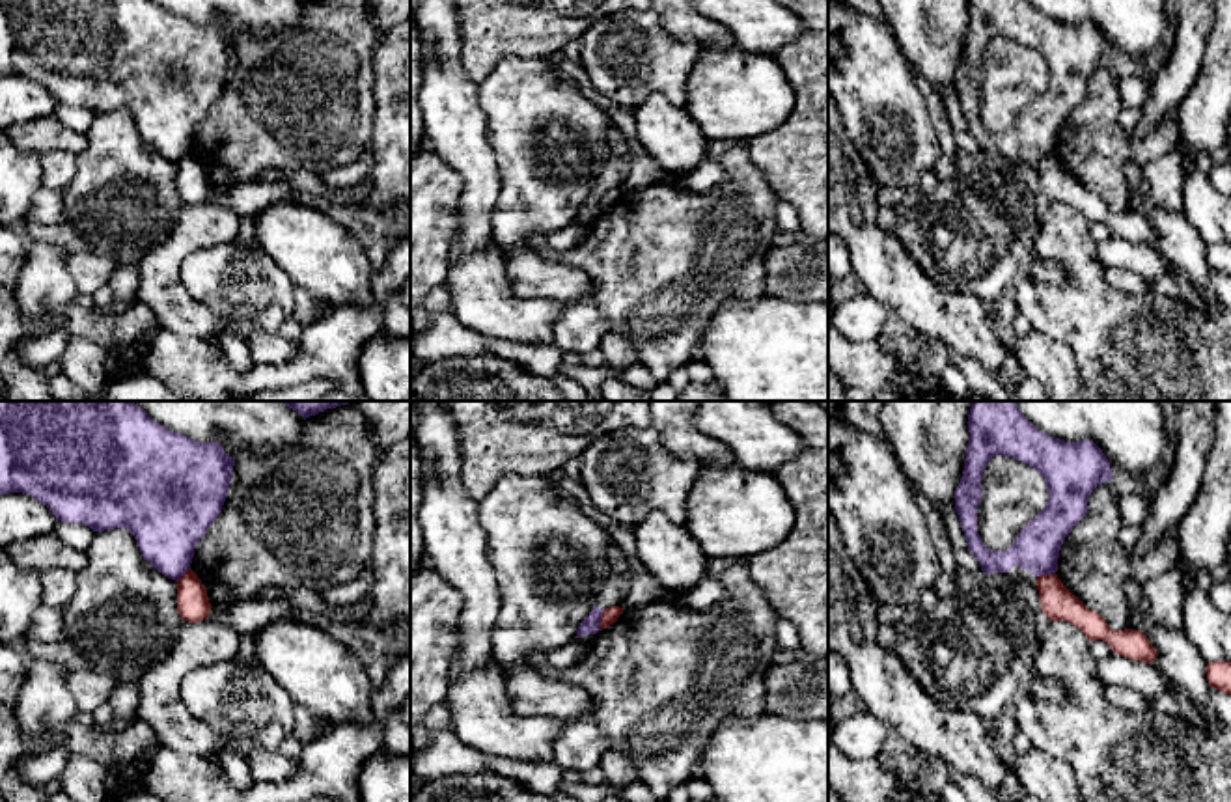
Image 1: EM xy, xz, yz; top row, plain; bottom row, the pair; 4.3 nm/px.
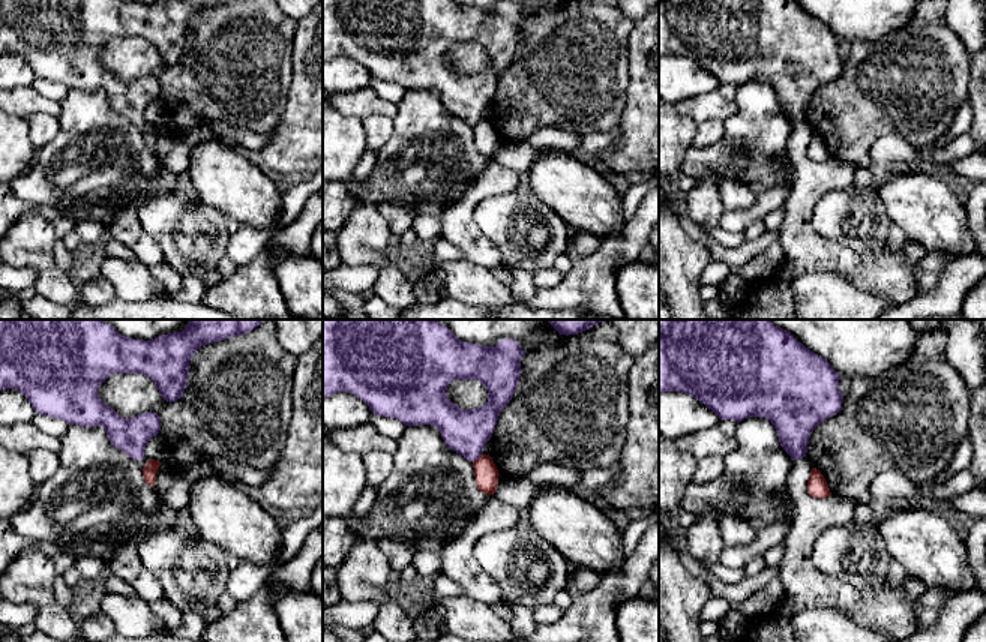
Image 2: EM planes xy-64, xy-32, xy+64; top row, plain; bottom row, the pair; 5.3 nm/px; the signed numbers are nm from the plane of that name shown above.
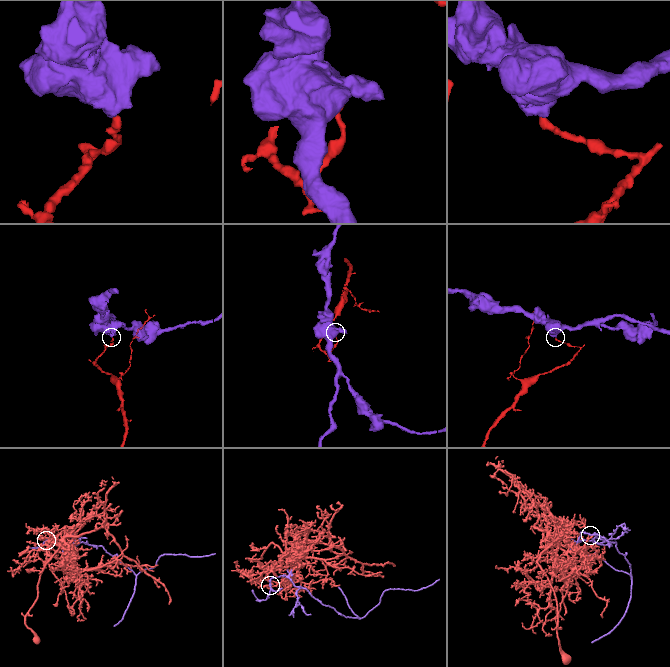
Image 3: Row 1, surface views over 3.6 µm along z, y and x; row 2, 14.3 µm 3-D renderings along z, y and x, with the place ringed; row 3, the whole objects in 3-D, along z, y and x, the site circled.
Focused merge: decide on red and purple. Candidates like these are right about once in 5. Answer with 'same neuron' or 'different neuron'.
different neuron

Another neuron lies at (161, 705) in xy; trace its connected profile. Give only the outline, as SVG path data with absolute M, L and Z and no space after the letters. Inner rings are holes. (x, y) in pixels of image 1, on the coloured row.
M187 623L175 642L138 683L136 716L159 735L159 746L179 754L213 757L224 748L222 737L198 720L181 699L181 679L192 670L239 653L241 636L220 623Z

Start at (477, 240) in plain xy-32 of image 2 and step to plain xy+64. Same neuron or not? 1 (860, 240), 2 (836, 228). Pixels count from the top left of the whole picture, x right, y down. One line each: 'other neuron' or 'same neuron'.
1: other neuron
2: other neuron

